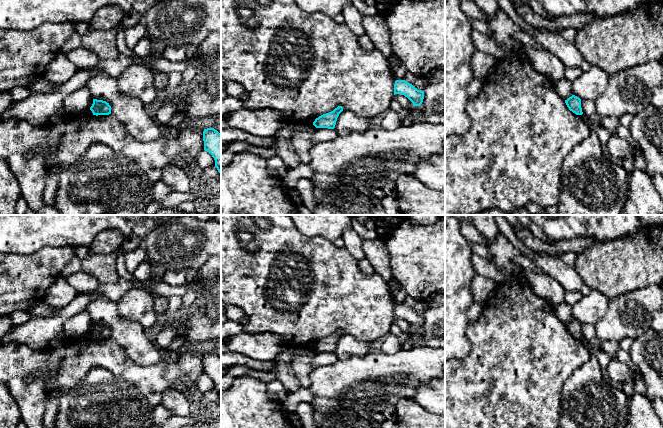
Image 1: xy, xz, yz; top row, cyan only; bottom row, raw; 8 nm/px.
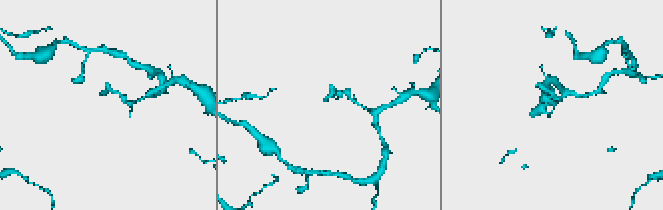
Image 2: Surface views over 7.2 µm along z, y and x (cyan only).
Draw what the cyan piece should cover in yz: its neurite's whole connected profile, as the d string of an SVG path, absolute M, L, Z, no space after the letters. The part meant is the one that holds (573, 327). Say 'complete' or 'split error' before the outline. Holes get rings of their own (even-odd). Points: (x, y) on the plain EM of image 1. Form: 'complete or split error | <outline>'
complete | M572 319L567 324L565 324L565 327L570 335L575 337L576 339L582 339L582 332L581 332L581 323L575 319Z

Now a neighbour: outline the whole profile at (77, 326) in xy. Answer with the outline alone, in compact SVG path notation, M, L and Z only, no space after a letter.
M82 311L64 322L63 331L68 337L81 338L90 332L91 324L88 312Z

